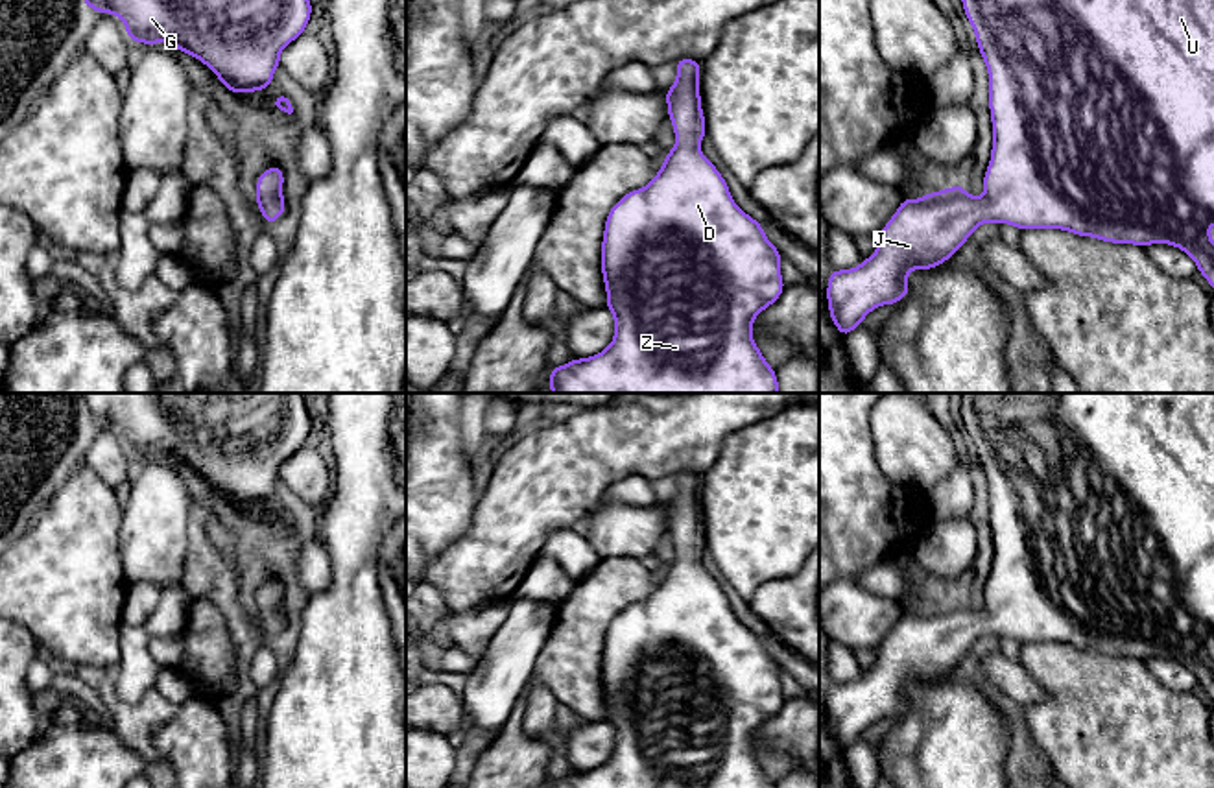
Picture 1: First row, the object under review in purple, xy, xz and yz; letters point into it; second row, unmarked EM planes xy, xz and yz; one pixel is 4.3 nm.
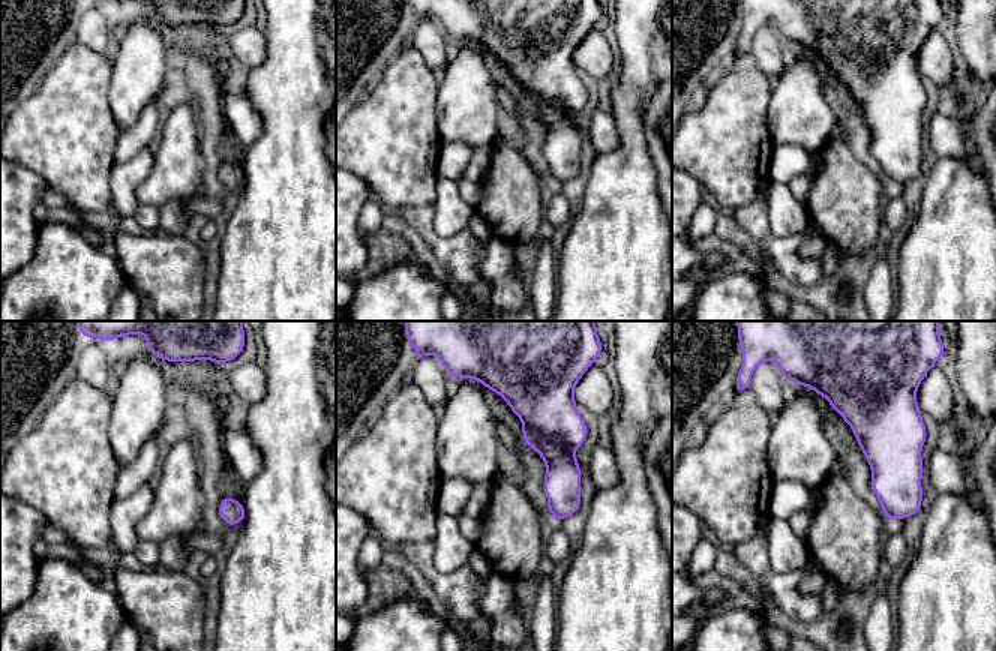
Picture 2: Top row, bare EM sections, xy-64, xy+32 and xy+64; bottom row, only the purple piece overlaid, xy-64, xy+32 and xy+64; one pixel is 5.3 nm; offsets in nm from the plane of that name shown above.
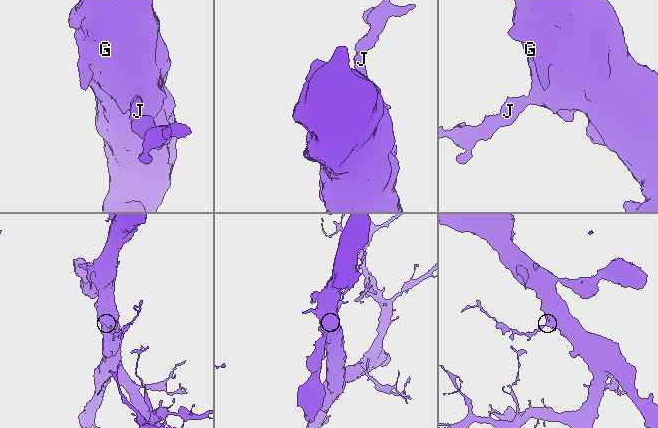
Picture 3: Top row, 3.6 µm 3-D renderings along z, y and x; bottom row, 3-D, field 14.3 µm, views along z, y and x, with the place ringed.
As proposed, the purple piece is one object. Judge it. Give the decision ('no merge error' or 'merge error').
no merge error

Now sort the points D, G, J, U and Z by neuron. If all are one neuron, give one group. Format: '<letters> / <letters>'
D G J U Z

